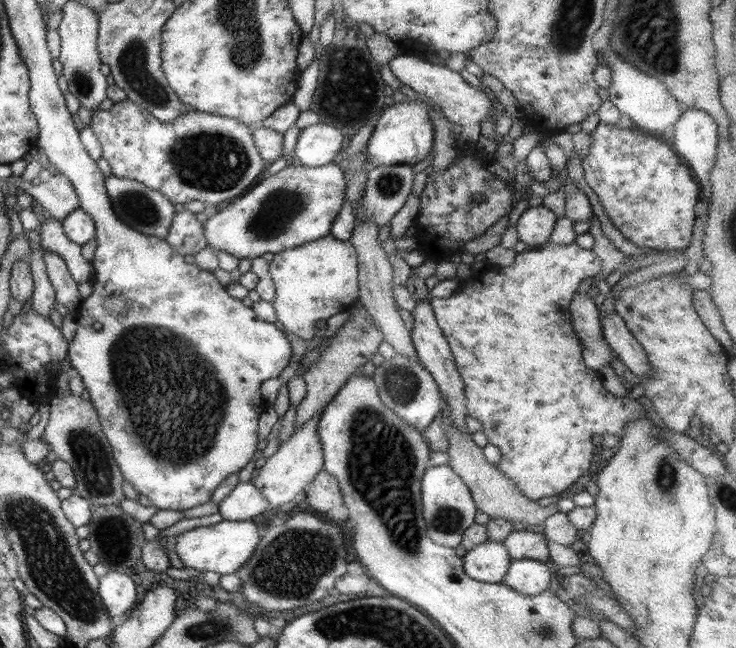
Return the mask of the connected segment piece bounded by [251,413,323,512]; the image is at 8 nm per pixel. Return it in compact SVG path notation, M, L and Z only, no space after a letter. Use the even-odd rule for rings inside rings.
M320 414L313 416L313 419L305 422L301 427L297 427L292 432L292 436L280 444L275 454L266 458L265 463L251 480L253 487L261 493L263 499L267 499L270 509L275 512L280 505L286 505L295 498L295 494L309 486L313 477L322 469L322 449L316 431Z

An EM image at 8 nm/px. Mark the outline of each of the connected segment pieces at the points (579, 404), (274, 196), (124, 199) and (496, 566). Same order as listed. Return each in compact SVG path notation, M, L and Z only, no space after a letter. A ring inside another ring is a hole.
M547 242L540 247L532 247L516 253L513 263L505 267L505 274L499 270L499 282L493 280L491 288L481 286L477 280L471 282L471 296L465 292L453 292L448 298L431 297L429 305L433 311L433 317L441 334L446 338L447 344L452 352L455 363L455 371L462 378L463 396L465 398L465 409L468 418L473 418L481 424L481 431L487 443L499 449L501 459L496 464L497 470L507 476L507 478L515 484L515 488L521 490L523 496L527 496L529 500L539 500L543 496L556 496L571 486L582 474L587 472L591 458L593 458L593 442L592 437L613 435L622 438L623 426L629 421L643 419L644 417L652 418L649 409L641 400L632 400L624 397L615 397L601 385L602 377L599 373L587 368L581 358L580 341L573 332L573 322L571 322L571 314L569 314L569 301L577 289L577 284L589 276L599 275L601 270L601 261L591 249L585 250L577 246L575 242L571 244L555 244L555 242Z
M333 164L323 165L321 168L303 168L303 166L287 166L277 172L277 176L269 176L255 185L248 193L237 198L224 209L217 211L211 218L203 222L203 238L215 251L227 252L235 258L252 259L261 257L265 252L277 254L311 242L319 240L321 236L329 235L331 222L341 210L345 190L344 172Z
M112 175L104 180L103 186L118 221L141 234L165 238L175 210L174 204L171 204L160 192L131 179L116 178Z
M486 540L466 551L462 557L463 572L474 581L501 583L510 561L502 542Z

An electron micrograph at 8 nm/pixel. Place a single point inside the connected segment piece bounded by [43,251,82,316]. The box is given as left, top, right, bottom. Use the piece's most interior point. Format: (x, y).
(66, 294)

